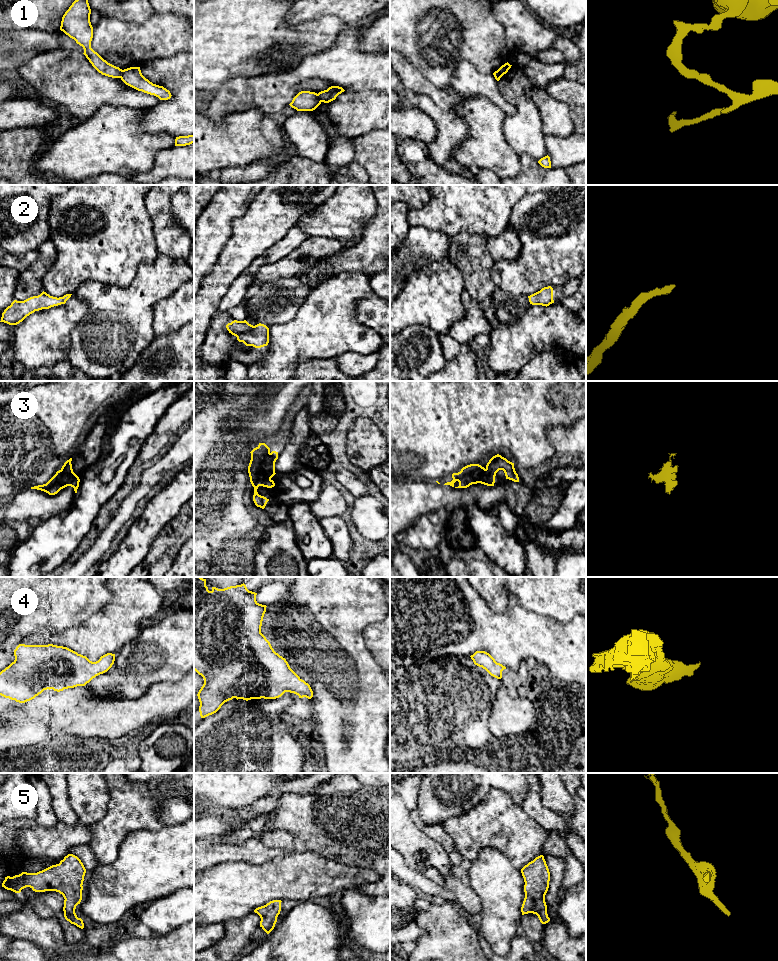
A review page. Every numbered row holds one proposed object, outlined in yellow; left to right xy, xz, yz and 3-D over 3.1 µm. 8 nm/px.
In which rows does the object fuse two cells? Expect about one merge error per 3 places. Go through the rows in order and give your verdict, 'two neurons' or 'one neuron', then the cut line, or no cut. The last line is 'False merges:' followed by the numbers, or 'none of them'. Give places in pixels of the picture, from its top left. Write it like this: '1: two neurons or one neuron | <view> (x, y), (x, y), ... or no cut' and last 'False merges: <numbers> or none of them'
1: two neurons | xy (122, 70), (120, 77)
2: one neuron | no cut
3: one neuron | no cut
4: one neuron | no cut
5: one neuron | no cut
False merges: 1

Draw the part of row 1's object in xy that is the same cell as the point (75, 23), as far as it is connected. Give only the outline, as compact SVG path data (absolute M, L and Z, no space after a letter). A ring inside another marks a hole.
M75 0L63 15L60 30L83 47L83 54L99 73L112 78L121 78L122 69L108 63L91 48L93 27L90 14L88 0Z

